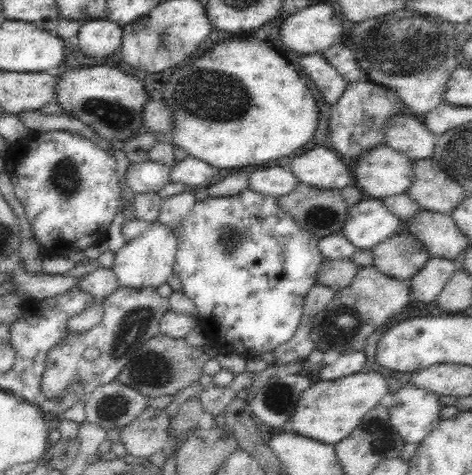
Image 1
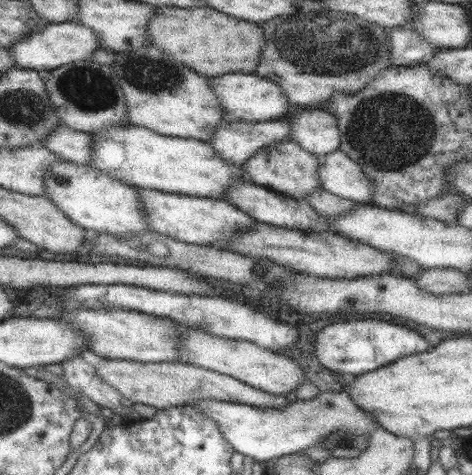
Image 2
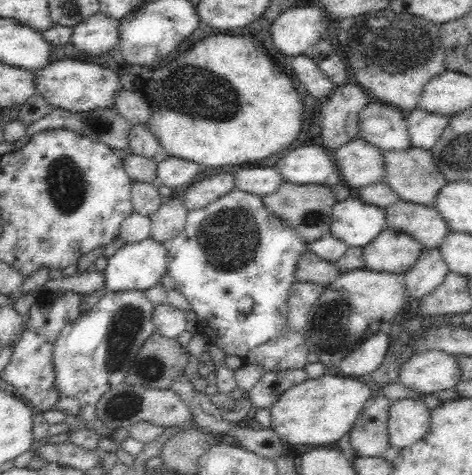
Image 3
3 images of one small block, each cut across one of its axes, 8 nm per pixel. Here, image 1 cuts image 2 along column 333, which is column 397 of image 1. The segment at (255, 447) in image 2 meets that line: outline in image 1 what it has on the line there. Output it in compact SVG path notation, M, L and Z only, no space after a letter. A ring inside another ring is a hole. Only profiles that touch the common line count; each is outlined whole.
M414 384L400 388L394 396L388 398L388 410L390 410L390 422L394 430L400 434L404 442L422 442L440 422L440 394L434 394L426 388L416 388Z

